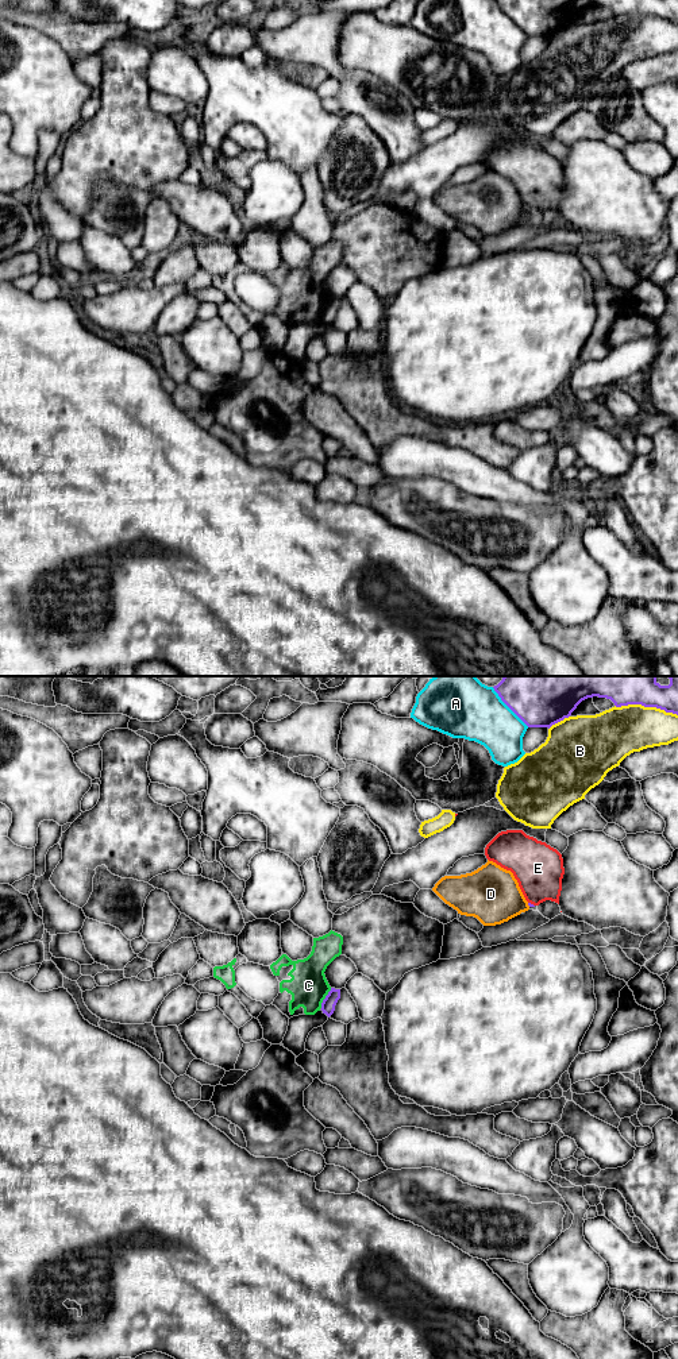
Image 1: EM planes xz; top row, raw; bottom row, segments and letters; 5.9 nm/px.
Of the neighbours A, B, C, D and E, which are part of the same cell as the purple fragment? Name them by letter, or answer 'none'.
none

